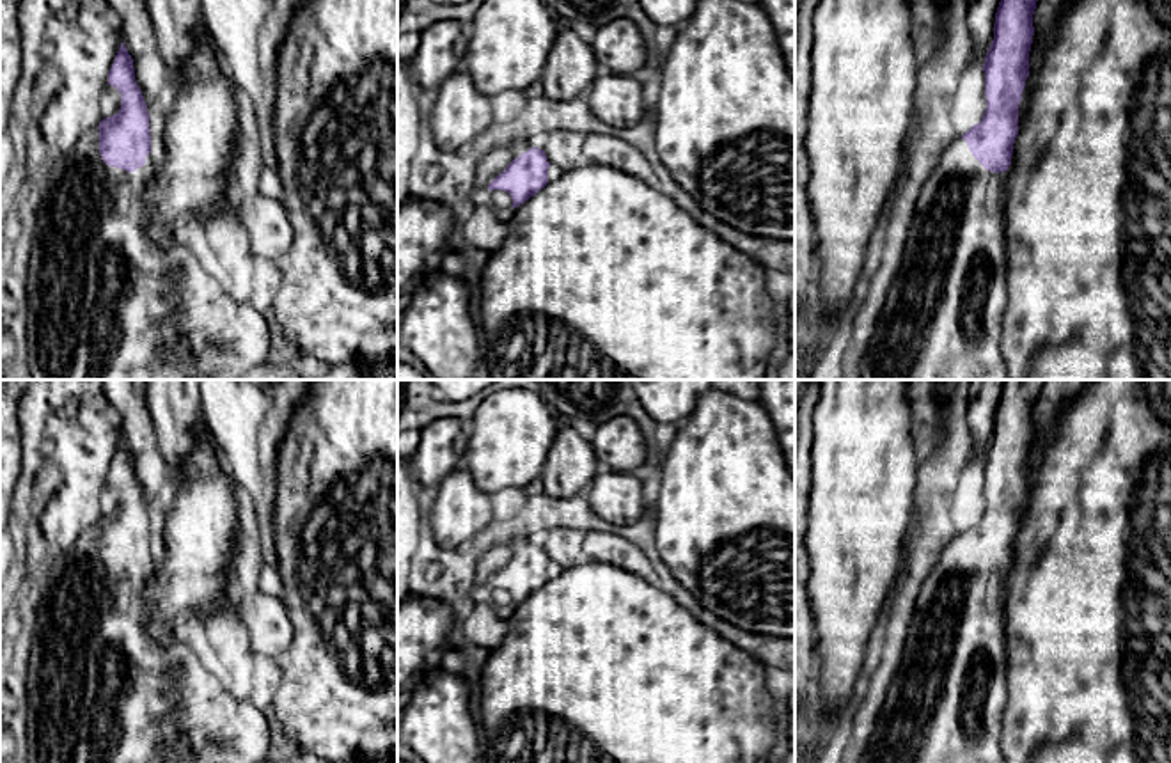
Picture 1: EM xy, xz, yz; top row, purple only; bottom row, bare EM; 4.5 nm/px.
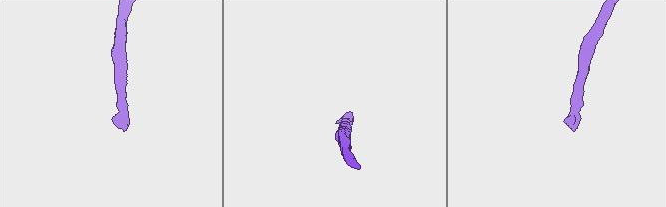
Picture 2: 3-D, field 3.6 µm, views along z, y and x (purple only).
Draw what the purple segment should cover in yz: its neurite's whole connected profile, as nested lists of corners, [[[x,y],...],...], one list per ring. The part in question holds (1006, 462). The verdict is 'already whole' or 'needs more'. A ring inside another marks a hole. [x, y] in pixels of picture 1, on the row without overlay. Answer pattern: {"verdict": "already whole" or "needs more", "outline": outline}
{"verdict": "needs more", "outline": [[[1004,380],[994,438],[985,454],[986,506],[978,522],[956,534],[924,580],[910,617],[901,664],[887,687],[880,715],[861,763],[1006,763],[1001,747],[1006,690],[1004,600],[1008,564],[1018,532],[1018,502],[1029,474],[1033,412],[1045,380]]]}

